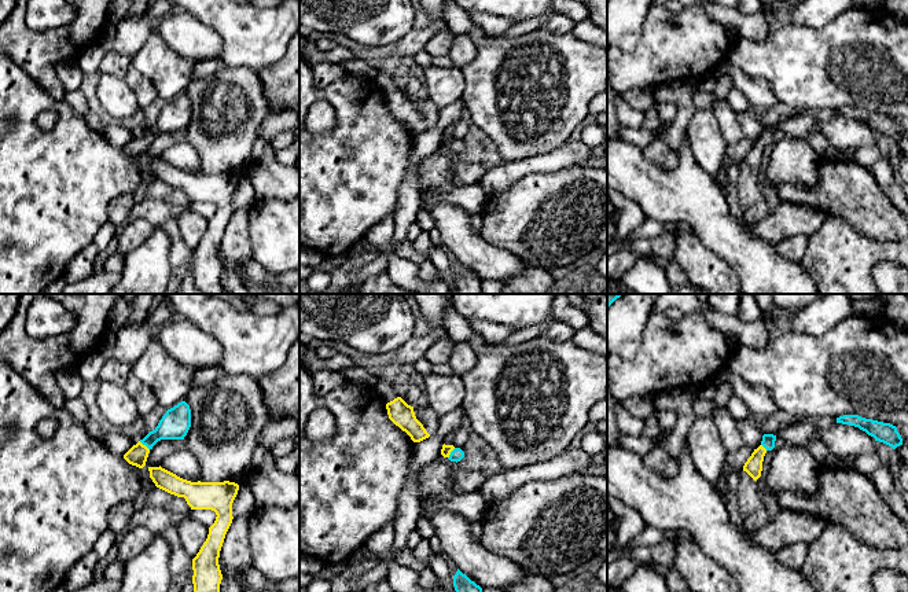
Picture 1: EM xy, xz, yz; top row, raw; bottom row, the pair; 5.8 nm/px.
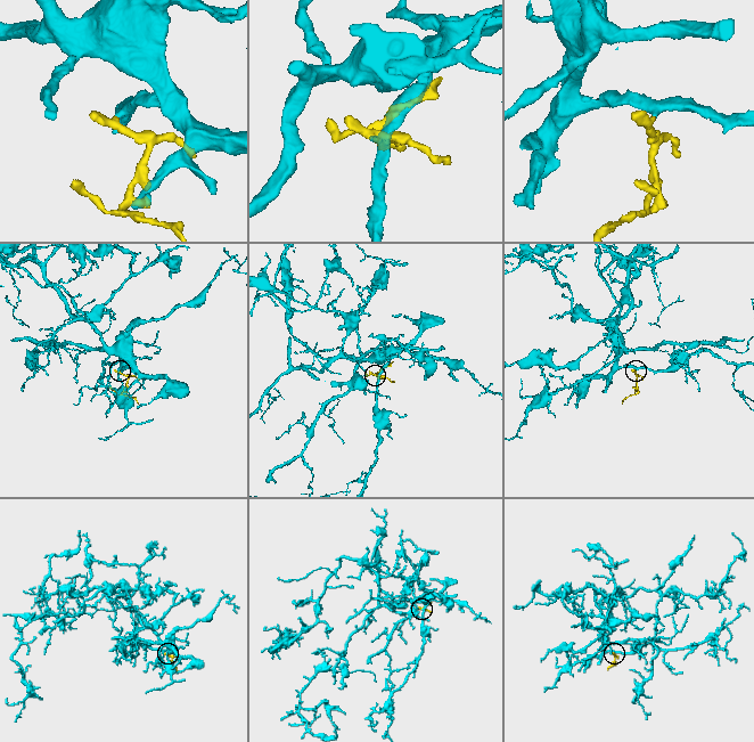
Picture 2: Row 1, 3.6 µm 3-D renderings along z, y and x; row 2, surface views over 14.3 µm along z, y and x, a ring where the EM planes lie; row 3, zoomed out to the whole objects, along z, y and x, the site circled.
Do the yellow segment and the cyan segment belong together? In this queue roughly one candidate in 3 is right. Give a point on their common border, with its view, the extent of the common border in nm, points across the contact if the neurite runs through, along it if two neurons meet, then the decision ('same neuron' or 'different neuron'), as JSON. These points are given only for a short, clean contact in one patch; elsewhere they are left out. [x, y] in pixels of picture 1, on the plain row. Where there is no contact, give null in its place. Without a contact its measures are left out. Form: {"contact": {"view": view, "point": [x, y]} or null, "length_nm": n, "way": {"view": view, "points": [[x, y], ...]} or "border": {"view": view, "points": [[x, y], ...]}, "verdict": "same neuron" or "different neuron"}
{"contact": {"view": "xy", "point": [144, 138]}, "length_nm": 80, "way": {"view": "xy", "points": [[138, 147], [144, 138], [154, 128], [175, 117]]}, "verdict": "same neuron"}

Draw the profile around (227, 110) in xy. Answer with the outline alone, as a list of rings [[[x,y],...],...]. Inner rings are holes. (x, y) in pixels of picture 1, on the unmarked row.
[[[227,66],[213,77],[191,80],[184,93],[191,102],[184,140],[199,155],[199,173],[240,176],[251,170],[258,129],[271,114],[257,73]]]

